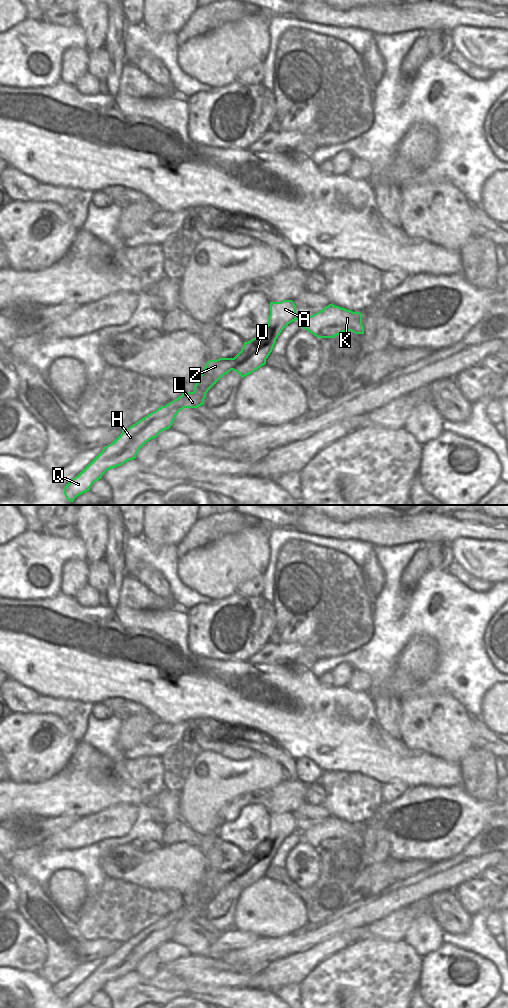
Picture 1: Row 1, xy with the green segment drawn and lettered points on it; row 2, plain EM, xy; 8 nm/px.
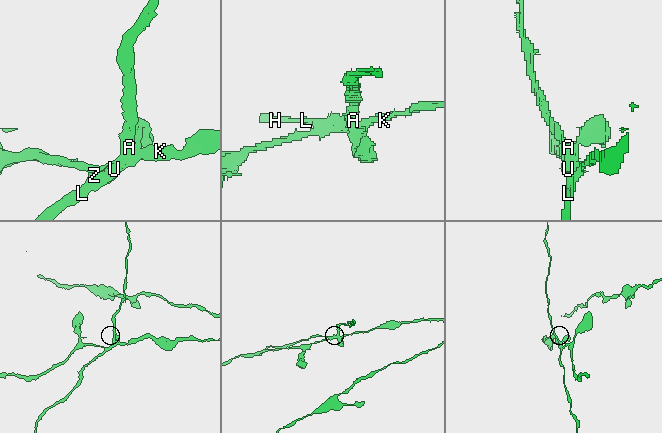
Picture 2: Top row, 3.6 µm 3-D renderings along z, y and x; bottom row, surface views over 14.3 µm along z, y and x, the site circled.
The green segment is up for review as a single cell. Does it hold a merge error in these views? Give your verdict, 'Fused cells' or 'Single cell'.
Fused cells

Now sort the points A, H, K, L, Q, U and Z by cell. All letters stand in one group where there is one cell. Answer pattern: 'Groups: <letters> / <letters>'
Groups: A H L Q U Z / K

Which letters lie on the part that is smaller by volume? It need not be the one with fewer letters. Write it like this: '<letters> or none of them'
A, H, L, Q, U, Z

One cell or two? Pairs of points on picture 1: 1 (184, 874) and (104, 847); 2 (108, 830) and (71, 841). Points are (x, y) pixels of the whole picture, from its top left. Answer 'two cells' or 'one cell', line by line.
1: two cells
2: one cell

